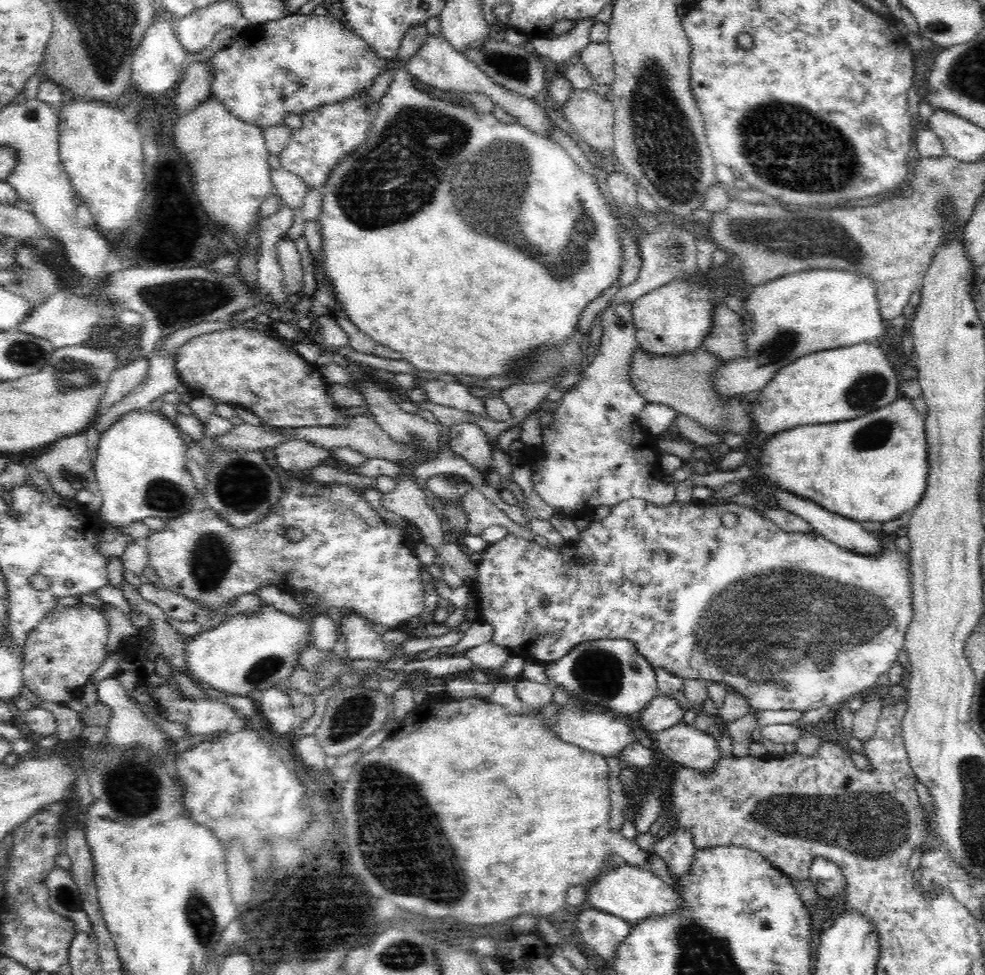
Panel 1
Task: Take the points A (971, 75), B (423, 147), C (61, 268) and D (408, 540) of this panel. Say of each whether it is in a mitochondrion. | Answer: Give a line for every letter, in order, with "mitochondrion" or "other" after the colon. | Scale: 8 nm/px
A: mitochondrion
B: mitochondrion
C: other
D: other

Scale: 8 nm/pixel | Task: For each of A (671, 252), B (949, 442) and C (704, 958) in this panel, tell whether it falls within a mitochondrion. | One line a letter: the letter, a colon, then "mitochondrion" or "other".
A: mitochondrion
B: other
C: mitochondrion

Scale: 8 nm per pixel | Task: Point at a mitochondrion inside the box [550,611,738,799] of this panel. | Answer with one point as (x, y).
(599, 669)

